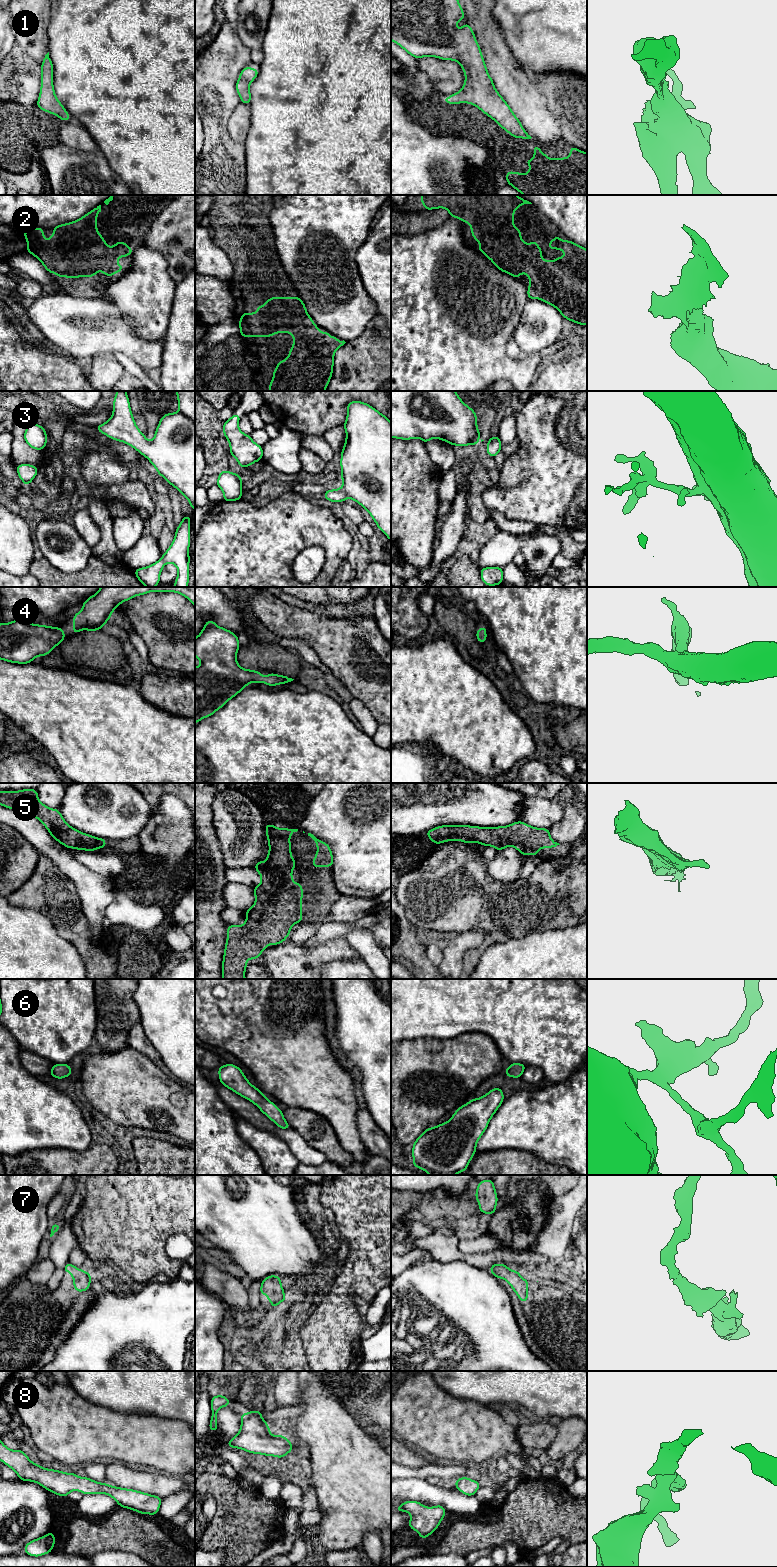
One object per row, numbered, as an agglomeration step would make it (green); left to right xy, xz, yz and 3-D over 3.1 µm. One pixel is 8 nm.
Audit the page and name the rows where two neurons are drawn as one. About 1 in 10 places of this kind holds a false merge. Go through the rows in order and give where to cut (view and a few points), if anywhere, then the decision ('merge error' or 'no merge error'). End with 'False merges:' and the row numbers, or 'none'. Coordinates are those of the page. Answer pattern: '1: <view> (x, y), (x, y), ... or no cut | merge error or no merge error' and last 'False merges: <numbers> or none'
1: no cut | no merge error
2: no cut | no merge error
3: no cut | no merge error
4: no cut | no merge error
5: no cut | no merge error
6: no cut | no merge error
7: no cut | no merge error
8: no cut | no merge error
False merges: none

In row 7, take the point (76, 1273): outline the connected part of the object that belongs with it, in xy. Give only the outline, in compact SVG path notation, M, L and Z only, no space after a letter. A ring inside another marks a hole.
M67 1262L67 1264L64 1266L64 1273L67 1271L70 1272L74 1284L73 1287L75 1291L77 1292L85 1292L86 1290L89 1289L90 1283L91 1283L91 1274L88 1272L85 1272L82 1269L78 1269L74 1265L72 1265L70 1262Z

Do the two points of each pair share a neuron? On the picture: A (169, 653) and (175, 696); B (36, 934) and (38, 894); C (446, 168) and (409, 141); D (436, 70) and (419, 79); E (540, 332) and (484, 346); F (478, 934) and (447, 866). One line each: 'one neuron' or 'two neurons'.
A: two neurons
B: two neurons
C: one neuron
D: two neurons
E: two neurons
F: two neurons

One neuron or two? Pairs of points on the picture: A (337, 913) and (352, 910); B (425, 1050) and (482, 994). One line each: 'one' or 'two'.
A: one
B: two

